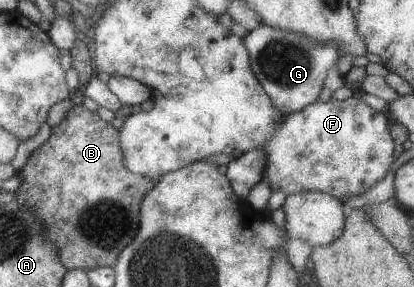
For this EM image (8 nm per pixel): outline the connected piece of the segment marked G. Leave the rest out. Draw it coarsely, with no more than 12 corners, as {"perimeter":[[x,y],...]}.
{"perimeter":[[260,24],[243,39],[285,116],[318,101],[339,43]]}

